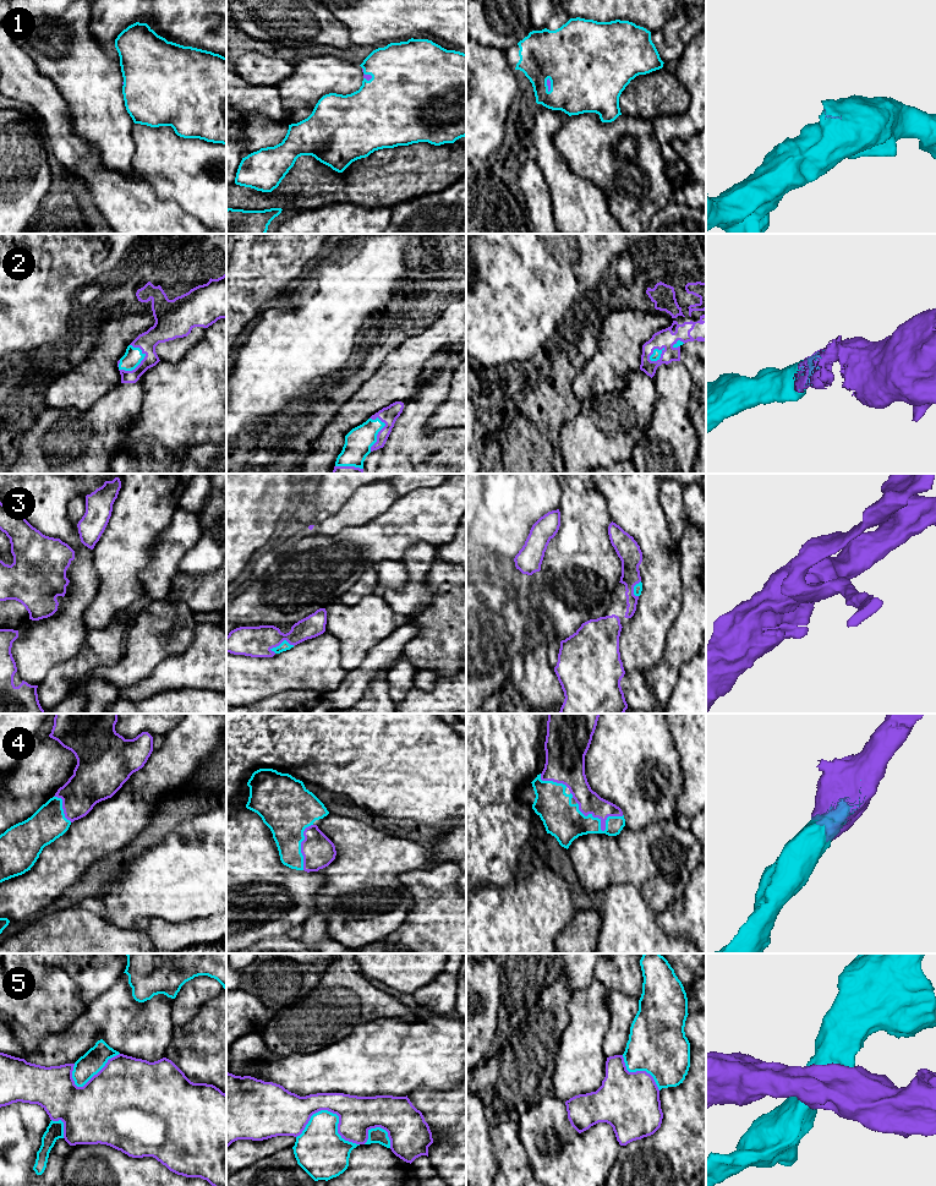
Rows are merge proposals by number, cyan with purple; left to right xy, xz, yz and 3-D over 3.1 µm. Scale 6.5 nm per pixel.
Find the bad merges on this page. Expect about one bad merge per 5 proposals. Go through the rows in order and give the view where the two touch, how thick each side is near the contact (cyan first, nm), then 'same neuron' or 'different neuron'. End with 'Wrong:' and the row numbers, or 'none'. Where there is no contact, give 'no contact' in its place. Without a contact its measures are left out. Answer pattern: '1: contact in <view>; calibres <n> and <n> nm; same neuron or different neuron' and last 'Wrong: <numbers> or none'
1: contact in yz; calibres 440 and 30 nm; same neuron
2: contact in xy; calibres 120 and 130 nm; same neuron
3: contact in xz; calibres 60 and 200 nm; same neuron
4: contact in yz; calibres 240 and 150 nm; same neuron
5: contact in xz; calibres 320 and 240 nm; different neuron
Wrong: 5

